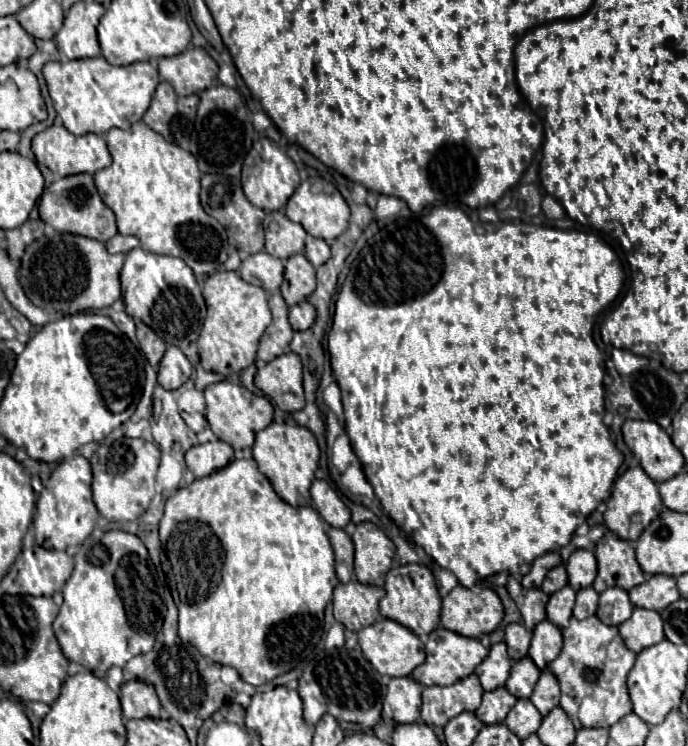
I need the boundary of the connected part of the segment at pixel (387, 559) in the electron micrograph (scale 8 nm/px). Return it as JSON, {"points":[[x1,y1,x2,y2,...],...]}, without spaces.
{"points":[[373,522,357,524,353,534,354,573,361,584,383,586,395,556,395,544]]}

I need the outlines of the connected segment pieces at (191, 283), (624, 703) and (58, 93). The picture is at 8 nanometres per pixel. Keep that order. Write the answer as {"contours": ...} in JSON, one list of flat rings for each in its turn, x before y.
{"contours":[[[133,248,127,252,121,268,121,290,125,312,153,328,163,342,185,350,197,338,197,332,205,322,205,300,193,270,181,258]],[[589,616,585,620,573,618,571,624,563,628,563,650,553,662,549,662,547,668,559,680,561,708,567,712,575,728,607,728,615,724,621,716,631,712,631,700,625,680,633,662,635,654,623,644,617,626,607,626,597,616]],[[103,56,83,58,83,60,57,60,47,62,43,66,43,76,49,88,49,96,53,100,55,112,63,120,63,126,73,132,75,136,81,134,107,134,109,128,129,128,133,122,139,122,145,110,151,104,153,92,159,84,159,72,151,62,135,62,129,66,113,66]]]}

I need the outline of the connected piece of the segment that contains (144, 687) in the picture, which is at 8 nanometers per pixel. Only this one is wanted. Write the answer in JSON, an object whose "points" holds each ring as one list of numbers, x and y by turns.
{"points":[[129,680,121,686,121,706,123,718,159,718,161,704,157,700,155,688,141,680]]}

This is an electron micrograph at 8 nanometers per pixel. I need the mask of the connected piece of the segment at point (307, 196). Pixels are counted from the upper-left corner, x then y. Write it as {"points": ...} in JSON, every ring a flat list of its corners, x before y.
{"points":[[305,180,299,184,297,192,289,198,285,214,289,216,289,220,299,222,305,232,309,232,315,238,323,238,323,240,335,240,339,234,345,232,347,222,349,222,349,206,345,202,345,198,339,194,339,190,327,182,327,180]]}

